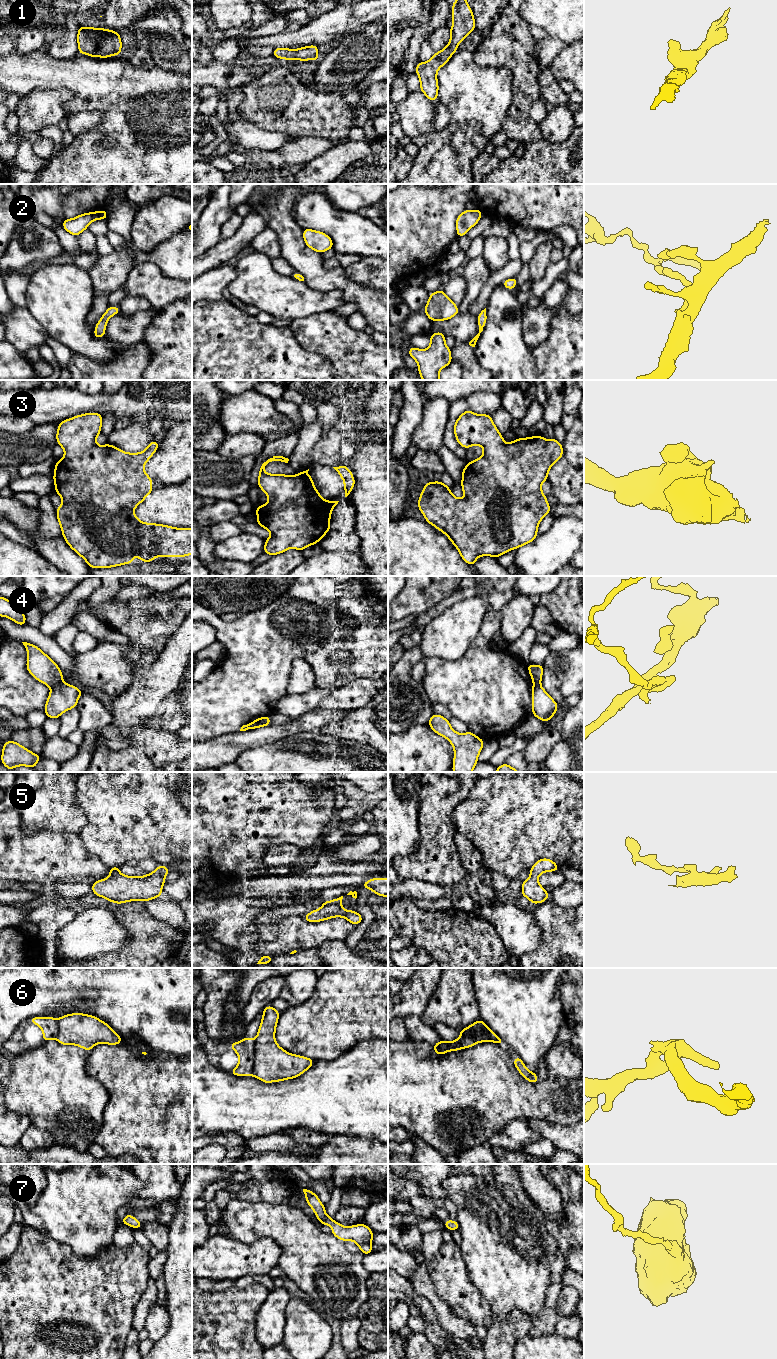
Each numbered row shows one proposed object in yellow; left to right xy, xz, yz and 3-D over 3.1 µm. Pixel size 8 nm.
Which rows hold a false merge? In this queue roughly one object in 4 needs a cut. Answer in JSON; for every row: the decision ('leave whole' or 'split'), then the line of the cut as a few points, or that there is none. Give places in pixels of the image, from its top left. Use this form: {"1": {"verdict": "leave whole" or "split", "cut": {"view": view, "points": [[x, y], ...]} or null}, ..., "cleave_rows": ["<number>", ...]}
{"1": {"verdict": "leave whole", "cut": null}, "2": {"verdict": "leave whole", "cut": null}, "3": {"verdict": "leave whole", "cut": null}, "4": {"verdict": "split", "cut": {"view": "xy", "points": [[62, 681], [51, 688]]}}, "5": {"verdict": "leave whole", "cut": null}, "6": {"verdict": "split", "cut": {"view": "xz", "points": [[254, 1049], [252, 1075]]}}, "7": {"verdict": "leave whole", "cut": null}, "cleave_rows": ["4", "6"]}

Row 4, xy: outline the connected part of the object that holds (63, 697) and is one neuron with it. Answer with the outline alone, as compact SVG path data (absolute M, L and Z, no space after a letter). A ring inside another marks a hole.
M64 682L52 687L45 704L46 716L57 719L62 713L76 708L82 694L79 688Z

